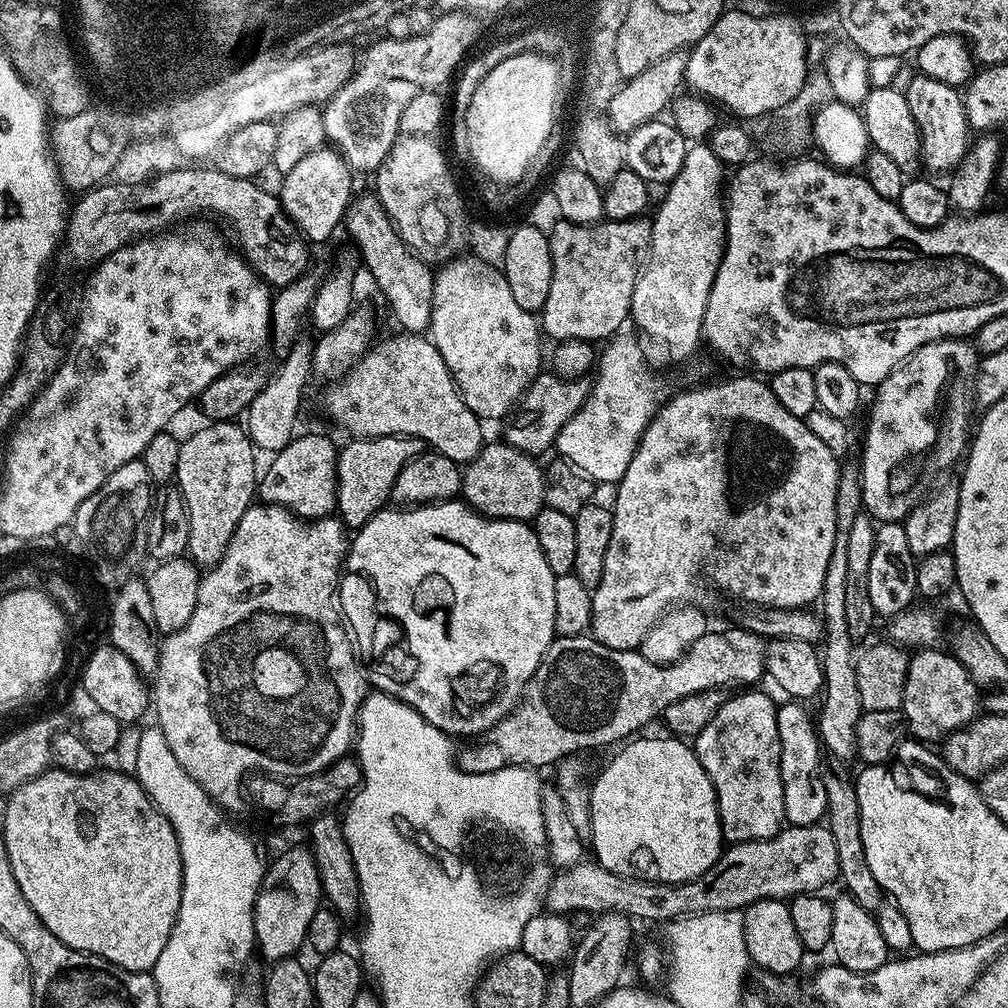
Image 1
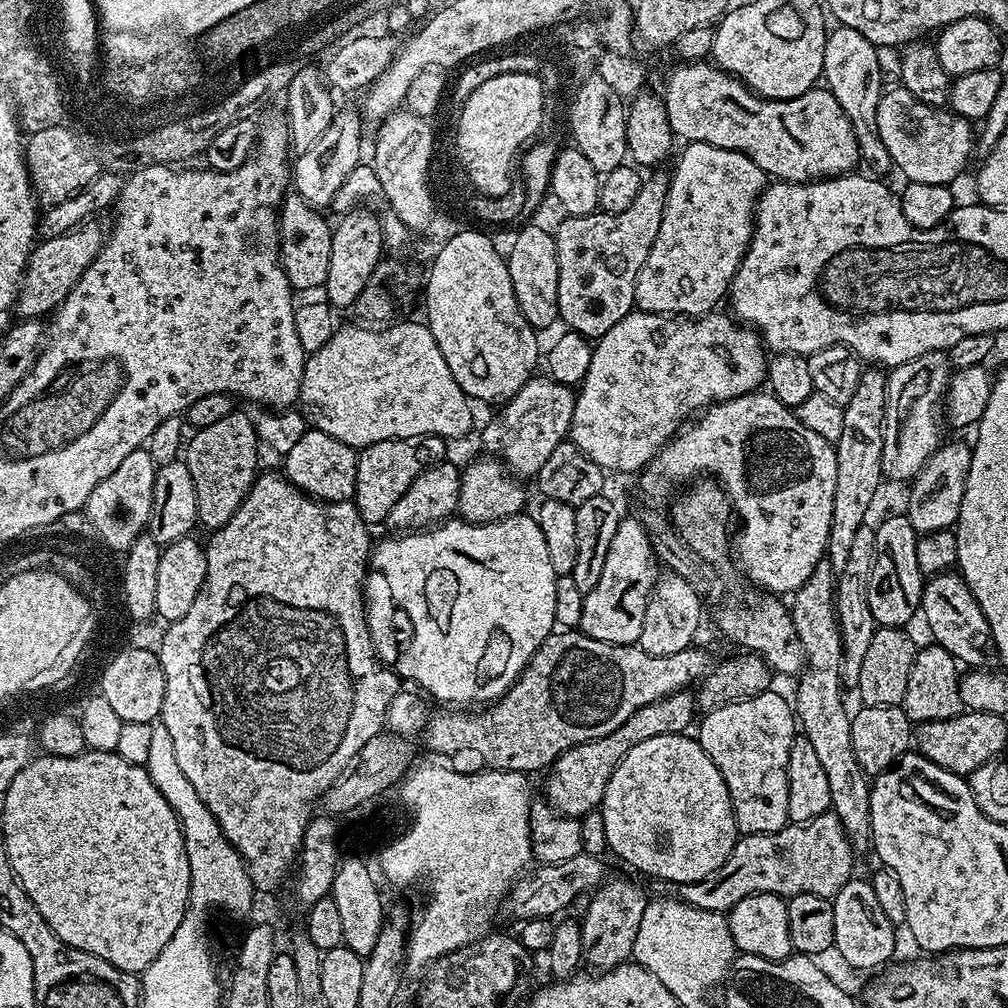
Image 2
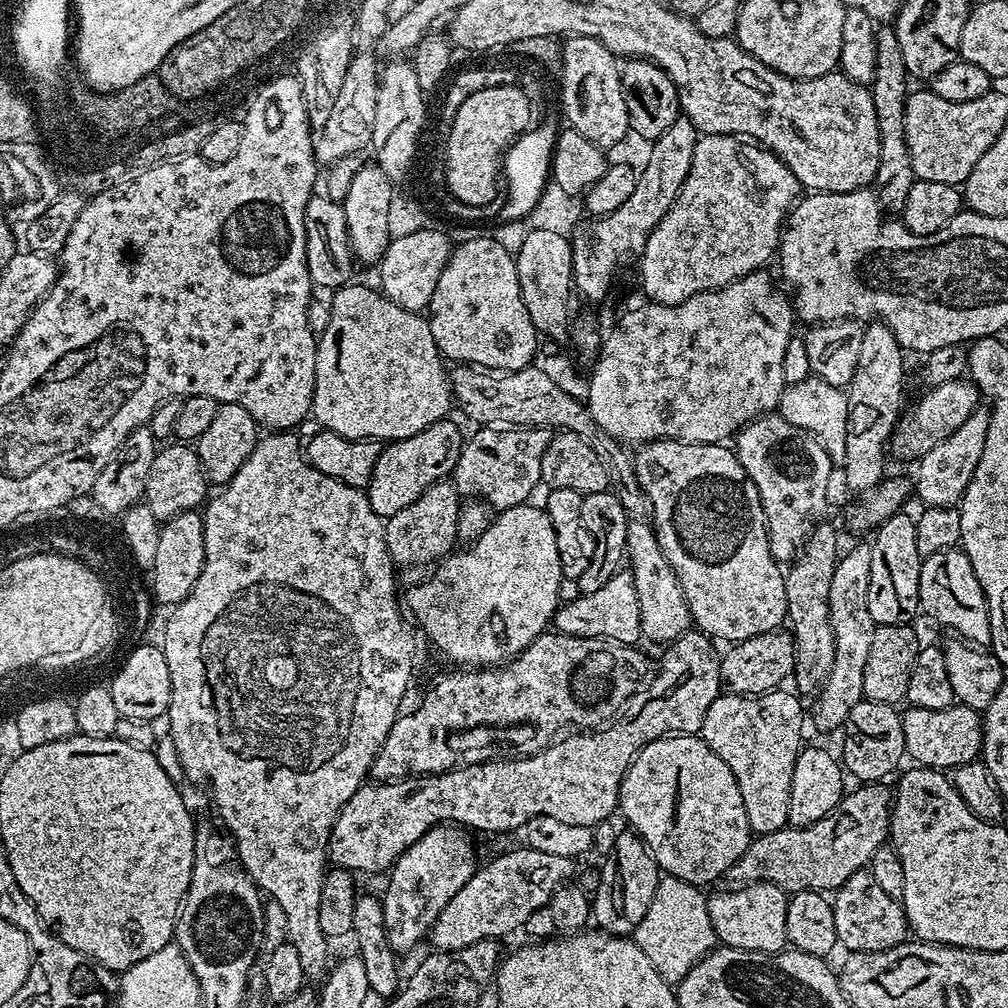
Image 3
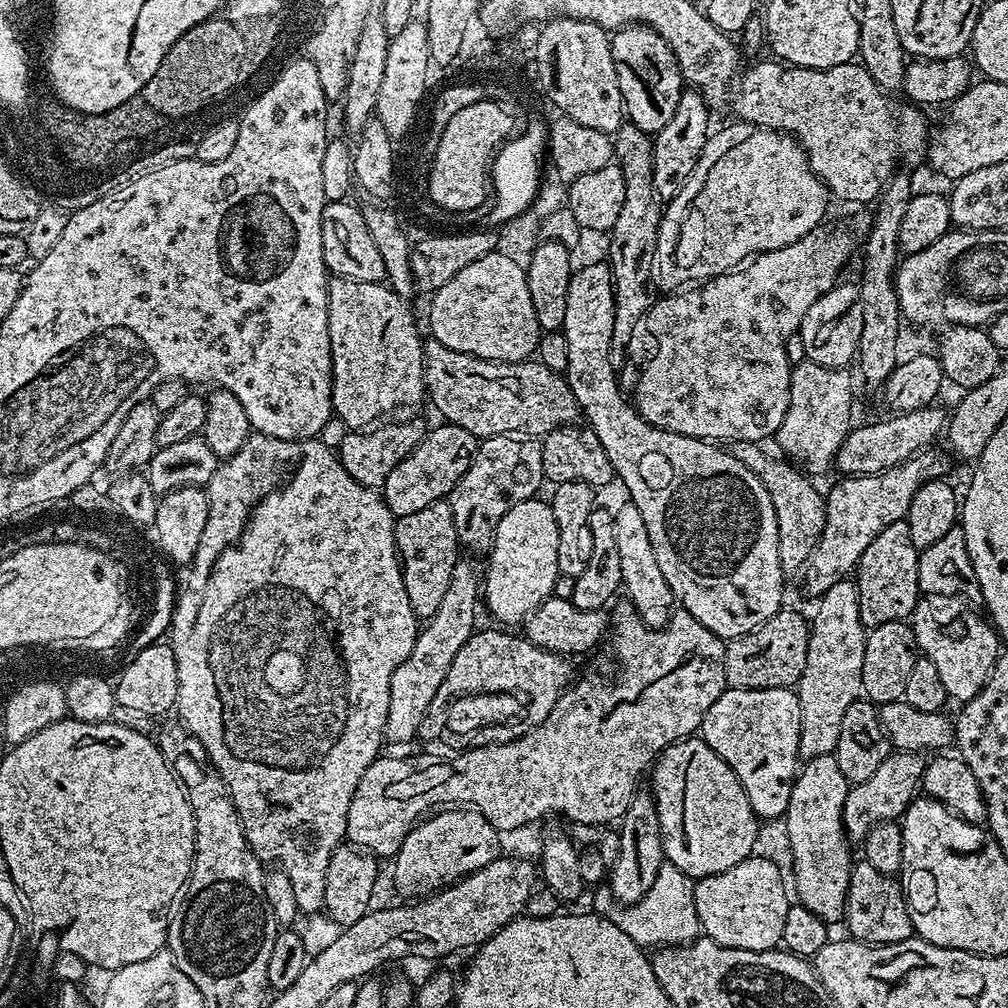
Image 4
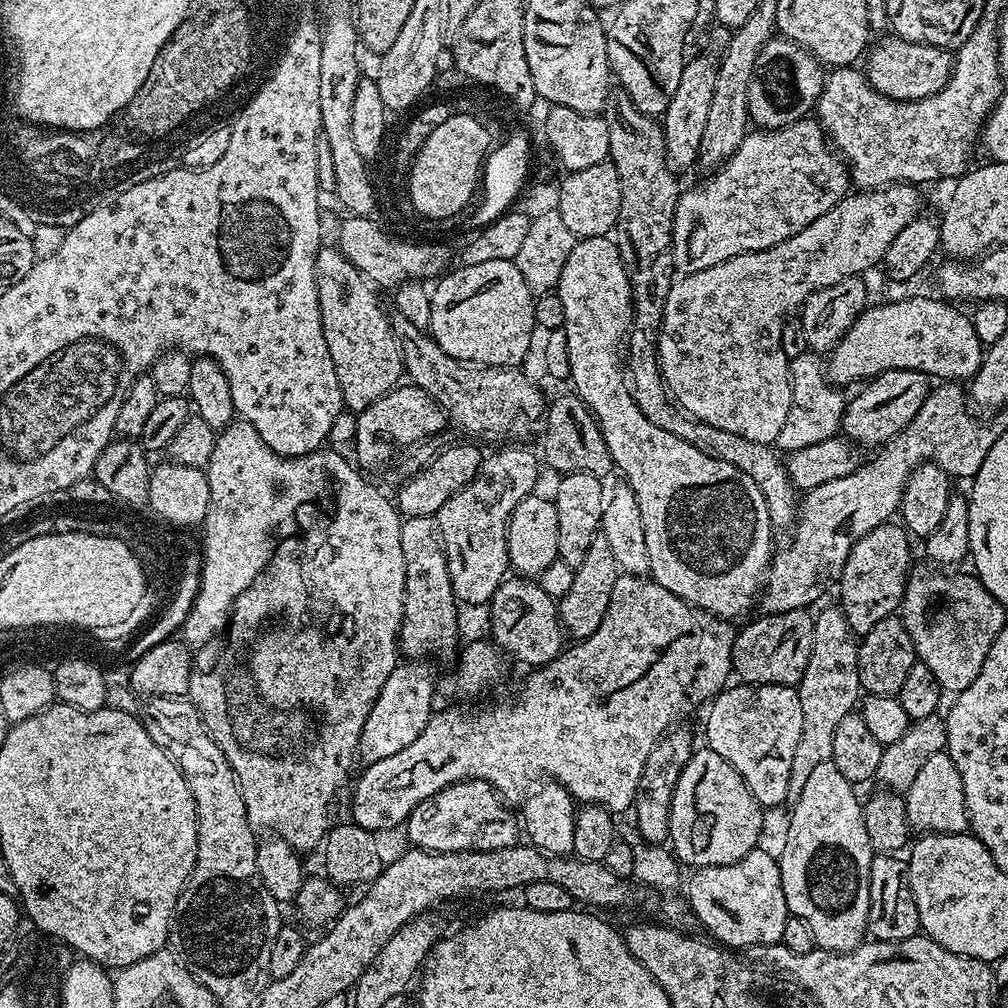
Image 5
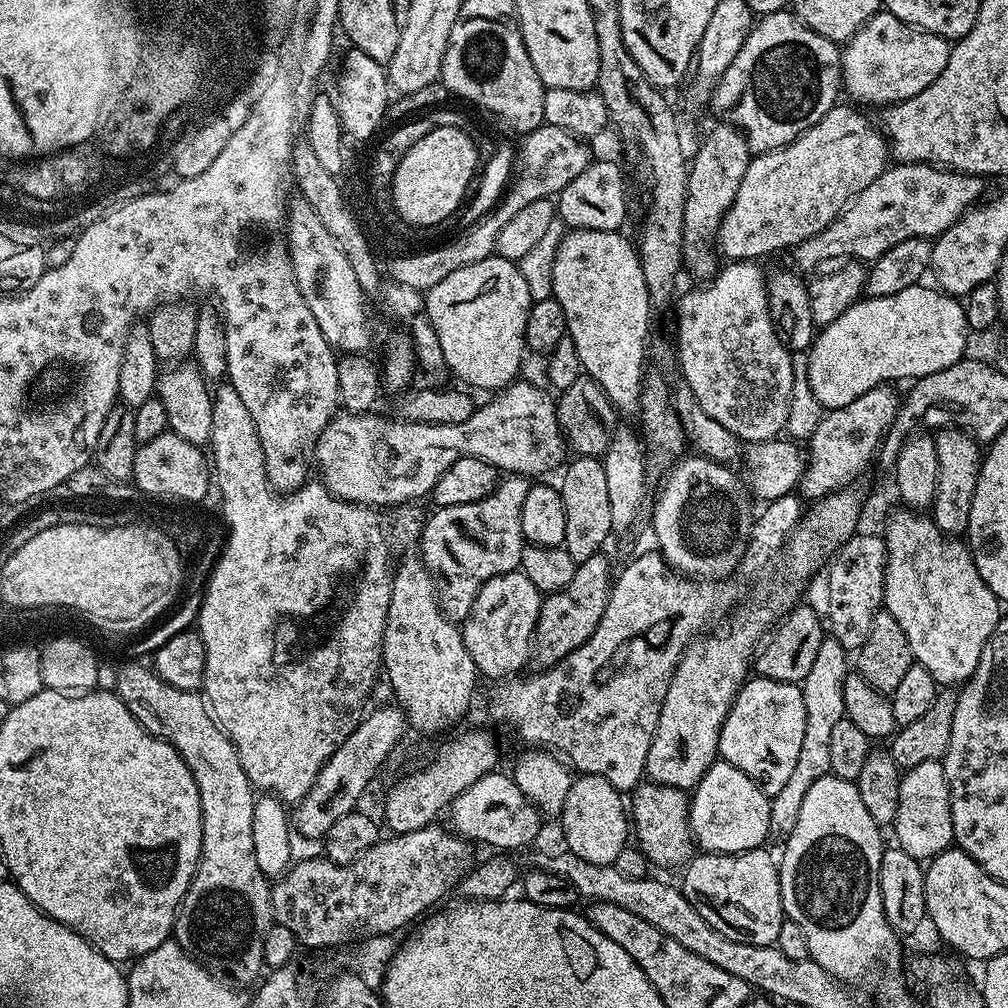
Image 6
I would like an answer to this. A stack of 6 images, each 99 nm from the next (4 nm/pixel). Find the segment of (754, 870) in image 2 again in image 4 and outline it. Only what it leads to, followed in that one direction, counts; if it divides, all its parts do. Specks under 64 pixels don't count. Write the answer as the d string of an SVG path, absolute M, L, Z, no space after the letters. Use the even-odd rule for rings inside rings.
M889 752L887 758L866 778L866 782L849 787L844 803L844 830L852 842L863 841L869 830L887 820L899 821L909 804L917 799L924 779L926 760L919 752Z

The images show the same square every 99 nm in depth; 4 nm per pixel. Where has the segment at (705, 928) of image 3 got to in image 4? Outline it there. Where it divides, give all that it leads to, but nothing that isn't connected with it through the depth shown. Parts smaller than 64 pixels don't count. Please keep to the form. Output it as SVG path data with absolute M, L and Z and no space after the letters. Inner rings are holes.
M667 862L660 868L658 878L654 878L654 886L646 890L646 894L639 902L621 906L611 895L604 894L598 912L610 922L614 922L618 930L622 930L622 934L629 936L634 943L645 950L690 944L702 932L698 910L694 906L693 877L678 870L678 866Z

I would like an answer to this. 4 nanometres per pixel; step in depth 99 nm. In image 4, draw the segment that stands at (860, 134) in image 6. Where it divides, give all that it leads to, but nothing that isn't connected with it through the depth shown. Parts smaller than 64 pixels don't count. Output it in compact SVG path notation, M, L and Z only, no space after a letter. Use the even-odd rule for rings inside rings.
M731 122L725 128L720 128L711 133L698 158L698 166L694 166L694 174L686 178L686 186L678 190L673 200L667 201L663 209L660 225L658 226L658 242L656 243L656 259L654 261L654 280L657 285L668 288L664 290L680 290L685 286L695 285L697 282L711 280L714 276L720 276L723 272L730 272L739 268L749 258L758 256L762 252L778 250L782 246L790 246L790 242L798 242L806 234L813 232L815 228L821 227L824 211L828 208L830 193L824 181L814 174L814 170L808 165L808 154L804 147L796 141L795 136L789 136L786 132L774 132L771 128L753 127L743 122Z

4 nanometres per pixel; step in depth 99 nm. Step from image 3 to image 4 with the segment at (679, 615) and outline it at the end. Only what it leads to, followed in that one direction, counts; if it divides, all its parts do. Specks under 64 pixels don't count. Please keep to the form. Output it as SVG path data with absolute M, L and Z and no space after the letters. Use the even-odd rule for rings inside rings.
M624 502L614 513L615 545L618 546L620 557L623 591L628 591L627 599L636 607L636 613L648 627L665 627L672 618L674 597L666 578L662 578L658 558L654 558L654 546L650 546L650 534L646 534L646 522L642 522L642 513L631 502Z

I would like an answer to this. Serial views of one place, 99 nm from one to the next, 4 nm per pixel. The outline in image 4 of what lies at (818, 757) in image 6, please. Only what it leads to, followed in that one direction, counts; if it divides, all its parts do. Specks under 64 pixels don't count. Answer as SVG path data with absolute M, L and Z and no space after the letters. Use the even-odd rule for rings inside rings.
M845 578L834 582L834 586L830 586L830 590L822 593L815 604L816 613L810 616L806 670L802 670L802 678L798 685L800 697L798 754L800 760L804 762L835 753L838 746L838 730L842 730L842 718L850 702L861 699L862 696L862 657L866 655L866 629L860 620L860 603L855 579Z

